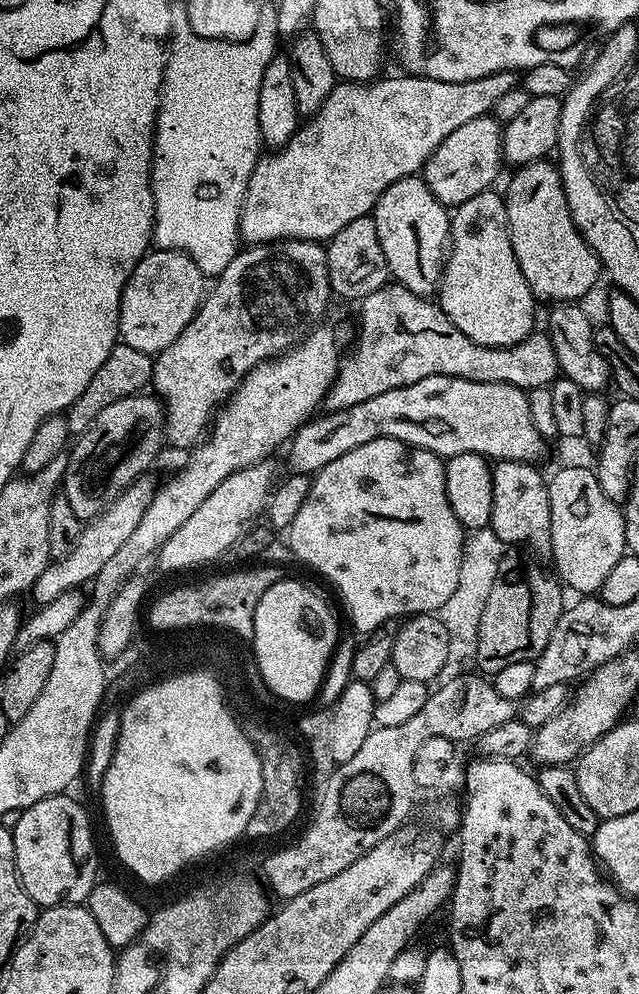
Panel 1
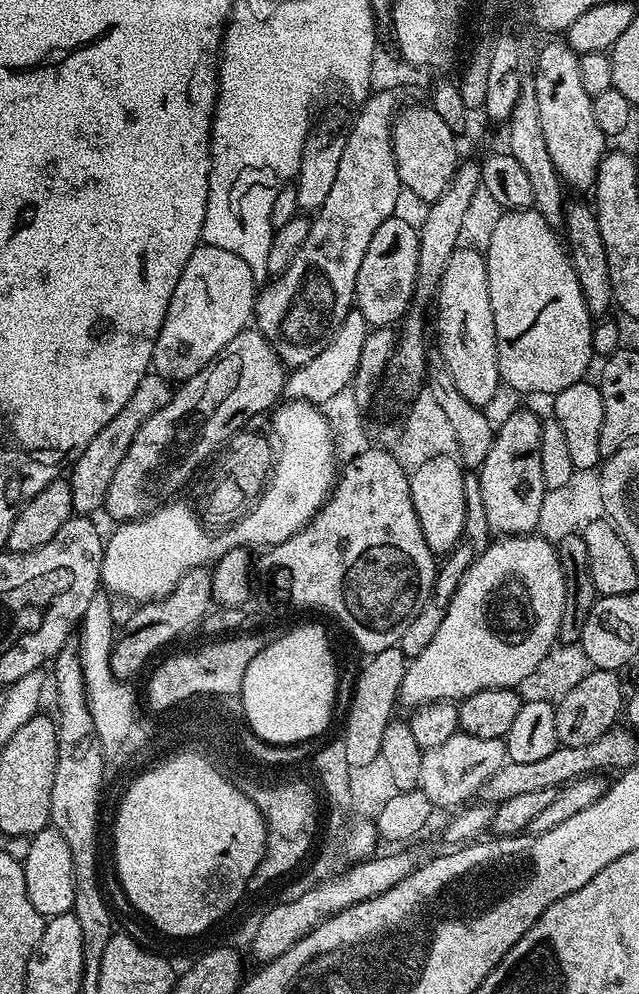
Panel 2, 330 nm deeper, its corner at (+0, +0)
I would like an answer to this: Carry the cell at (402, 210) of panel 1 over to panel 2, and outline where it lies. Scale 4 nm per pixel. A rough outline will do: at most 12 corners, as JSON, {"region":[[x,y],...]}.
{"region":[[456,248],[435,347],[466,402],[502,388],[486,259]]}

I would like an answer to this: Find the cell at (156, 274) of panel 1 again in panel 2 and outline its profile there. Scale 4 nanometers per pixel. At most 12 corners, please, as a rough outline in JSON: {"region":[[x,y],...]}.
{"region":[[230,250],[190,254],[152,368],[189,380],[249,327],[258,277]]}

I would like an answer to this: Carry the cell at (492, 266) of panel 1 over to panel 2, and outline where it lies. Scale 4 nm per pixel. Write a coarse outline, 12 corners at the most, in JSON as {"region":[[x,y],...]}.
{"region":[[535,210],[486,247],[501,381],[555,394],[589,374],[572,257]]}

